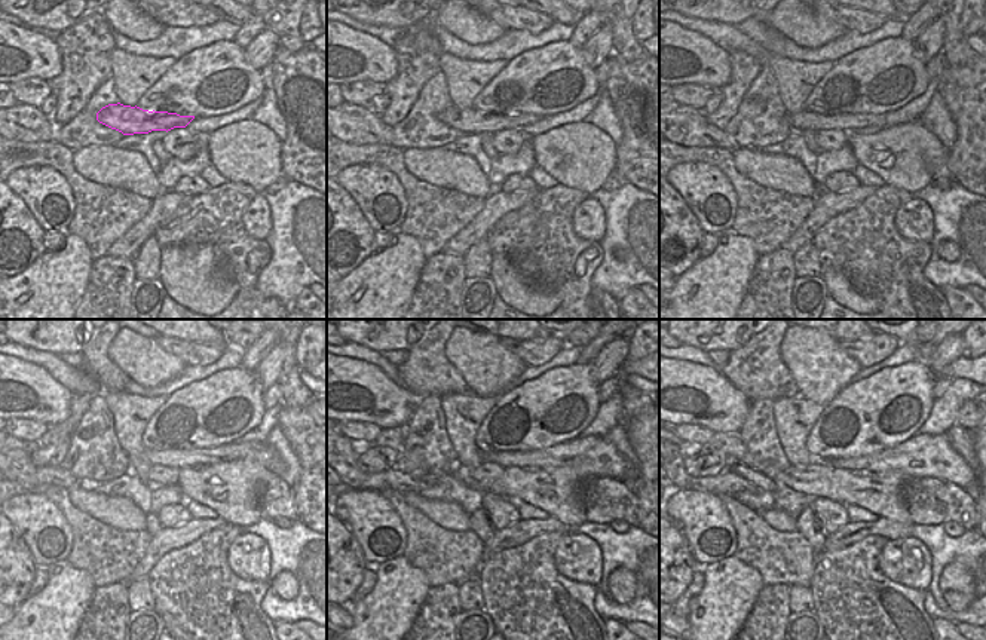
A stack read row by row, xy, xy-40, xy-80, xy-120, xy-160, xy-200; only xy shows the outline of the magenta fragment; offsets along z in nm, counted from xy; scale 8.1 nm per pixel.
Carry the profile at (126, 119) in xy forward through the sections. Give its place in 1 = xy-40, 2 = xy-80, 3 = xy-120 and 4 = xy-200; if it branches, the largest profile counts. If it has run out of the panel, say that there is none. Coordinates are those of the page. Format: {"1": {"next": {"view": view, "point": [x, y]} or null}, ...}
{"1": {"next": {"view": "xy-40", "point": [468, 121]}}, "2": {"next": {"view": "xy-80", "point": [807, 119]}}, "3": {"next": {"view": "xy-120", "point": [262, 453]}}, "4": {"next": {"view": "xy-200", "point": [924, 455]}}}

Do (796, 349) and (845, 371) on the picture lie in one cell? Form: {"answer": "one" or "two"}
{"answer": "one"}

